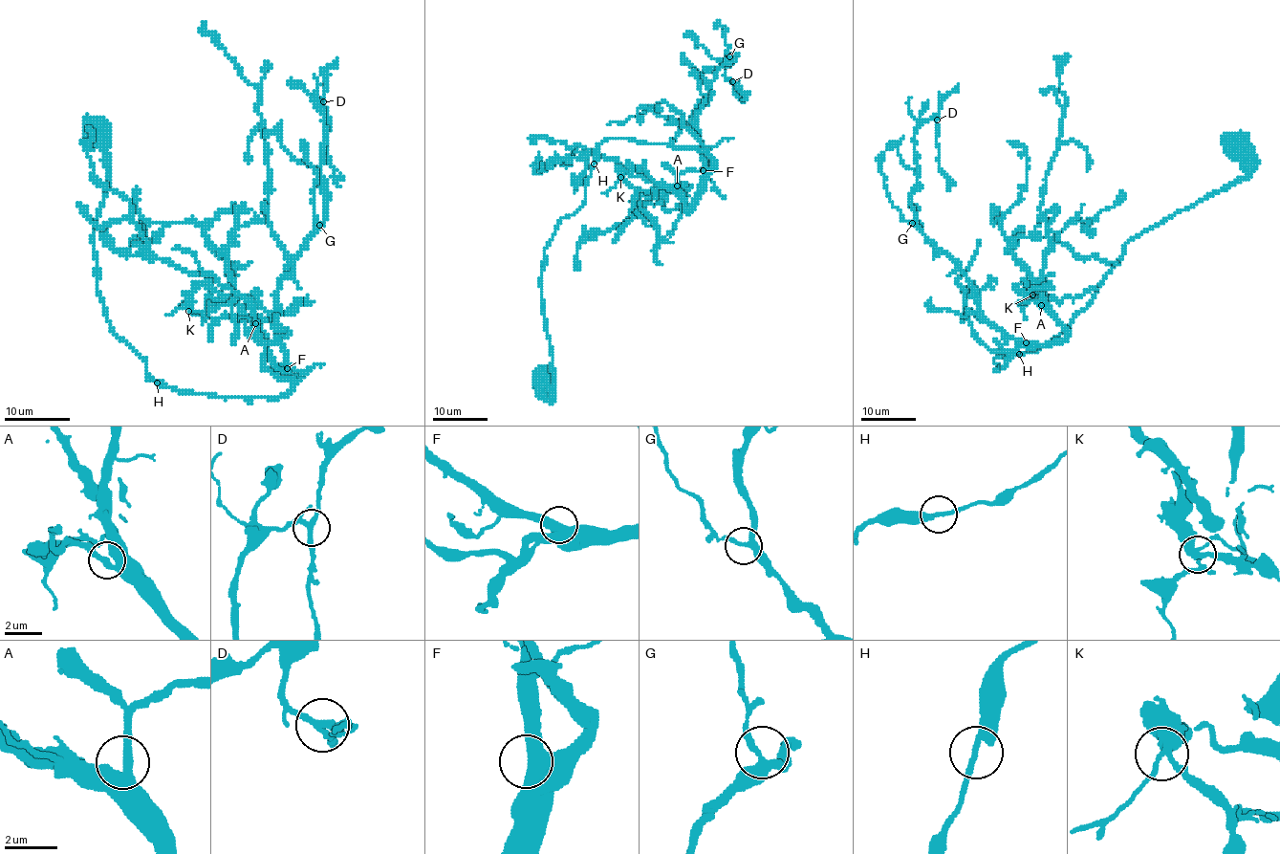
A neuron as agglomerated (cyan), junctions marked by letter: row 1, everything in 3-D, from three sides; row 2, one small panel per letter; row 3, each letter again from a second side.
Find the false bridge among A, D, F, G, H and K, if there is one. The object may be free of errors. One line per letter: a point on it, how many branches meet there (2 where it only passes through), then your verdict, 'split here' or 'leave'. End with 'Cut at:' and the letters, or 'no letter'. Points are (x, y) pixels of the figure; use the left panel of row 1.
A: (255, 323) | 2 | leave
D: (323, 101) | 3 | leave
F: (287, 368) | 2 | leave
G: (319, 225) | 3 | leave
H: (157, 383) | 2 | leave
K: (188, 311) | 3 | leave
Cut at: no letter

